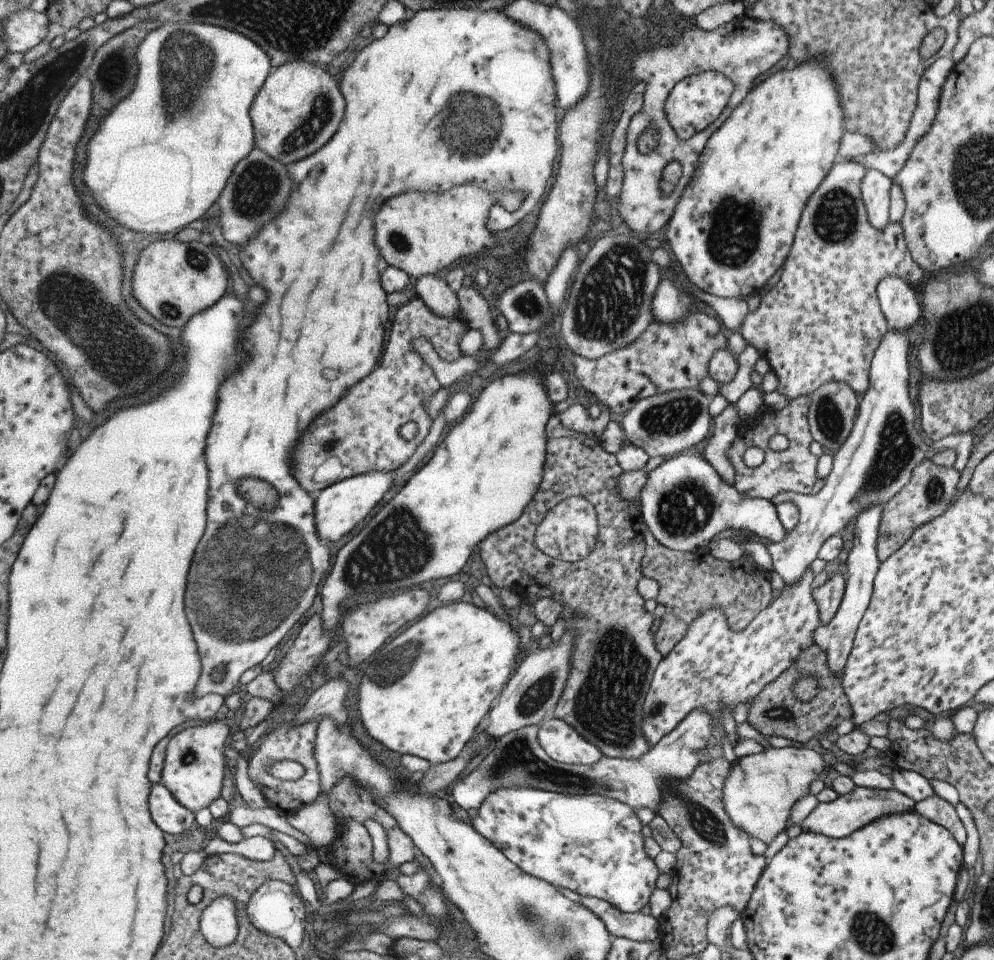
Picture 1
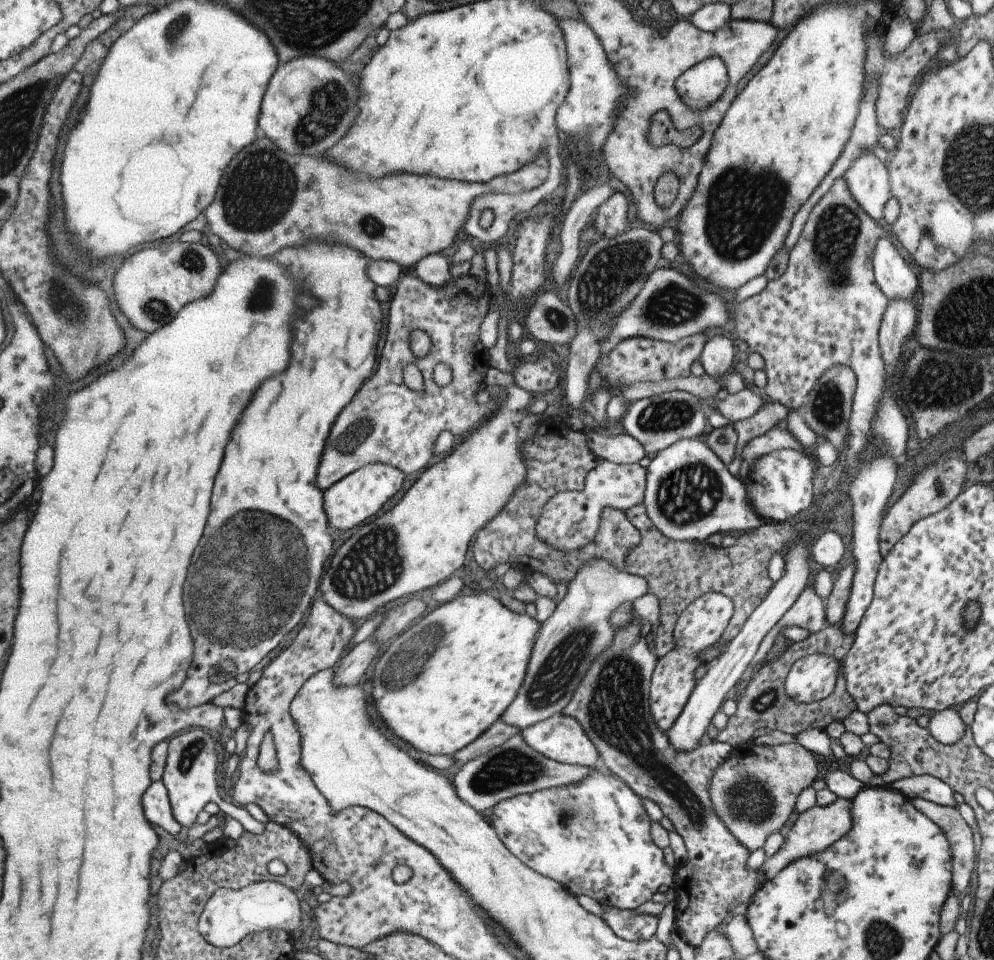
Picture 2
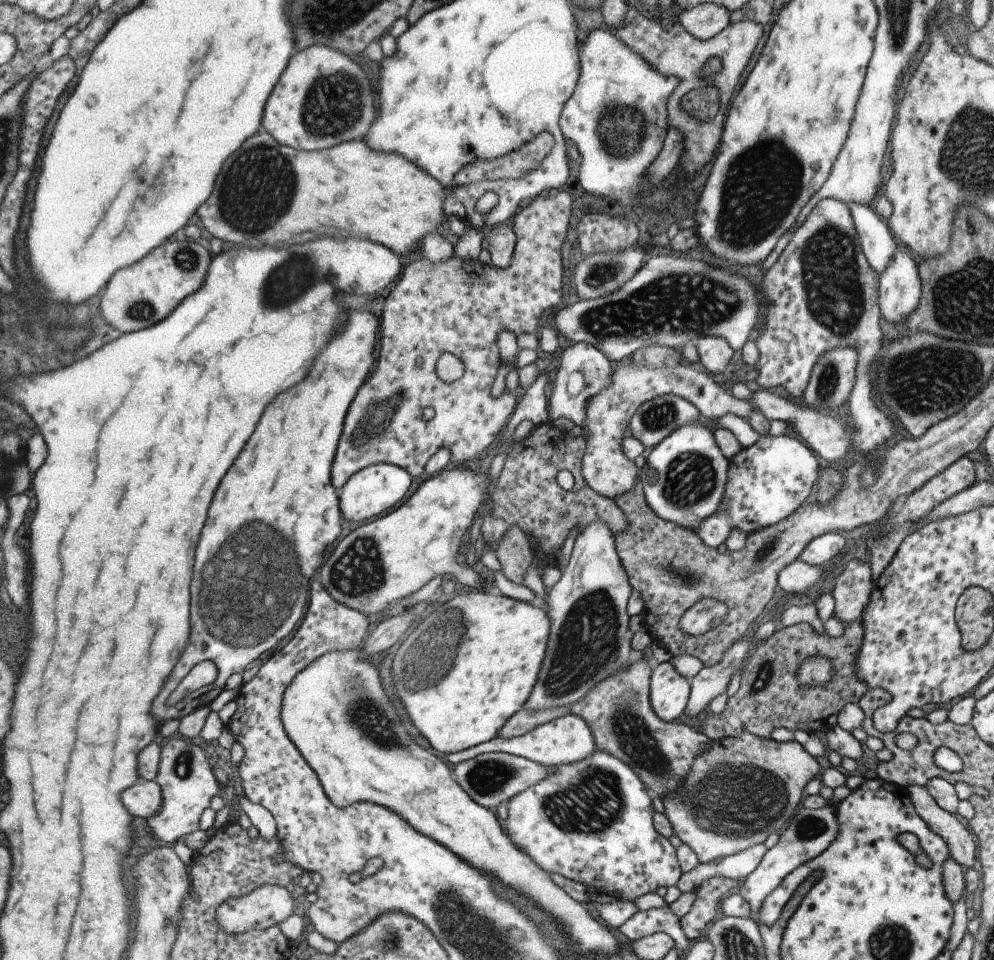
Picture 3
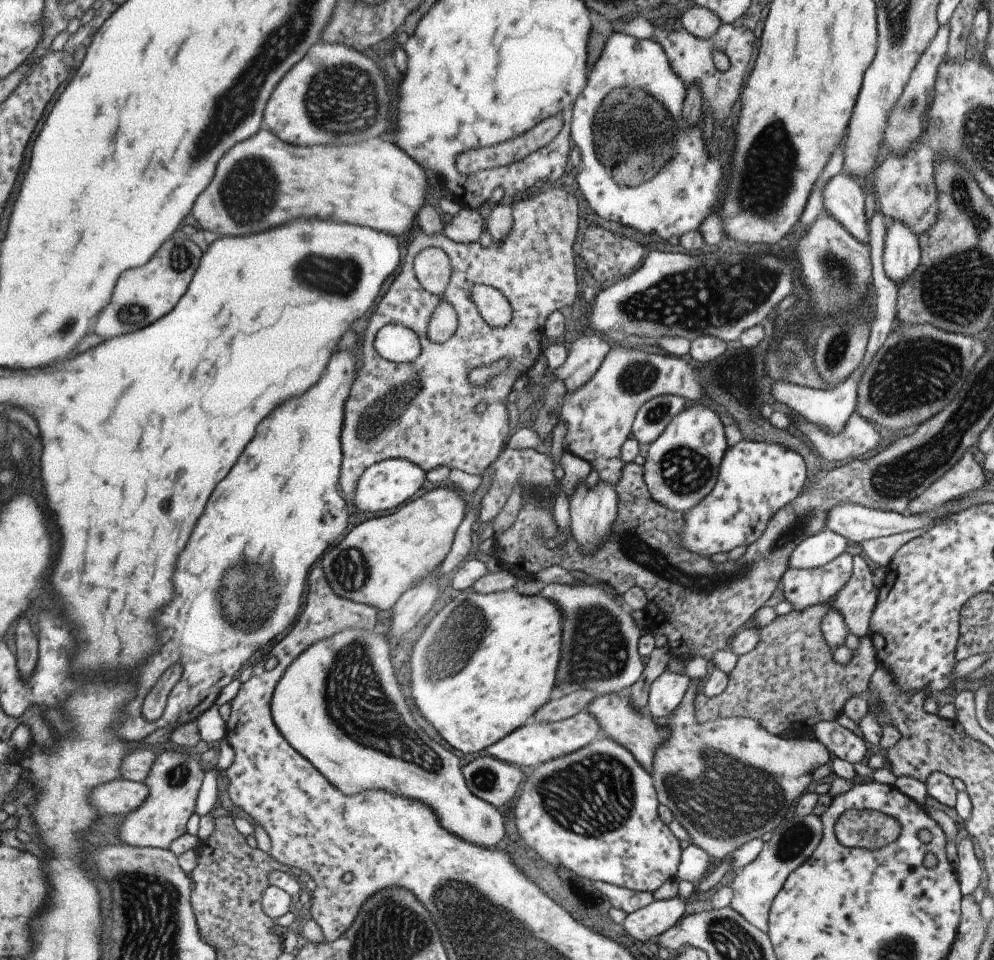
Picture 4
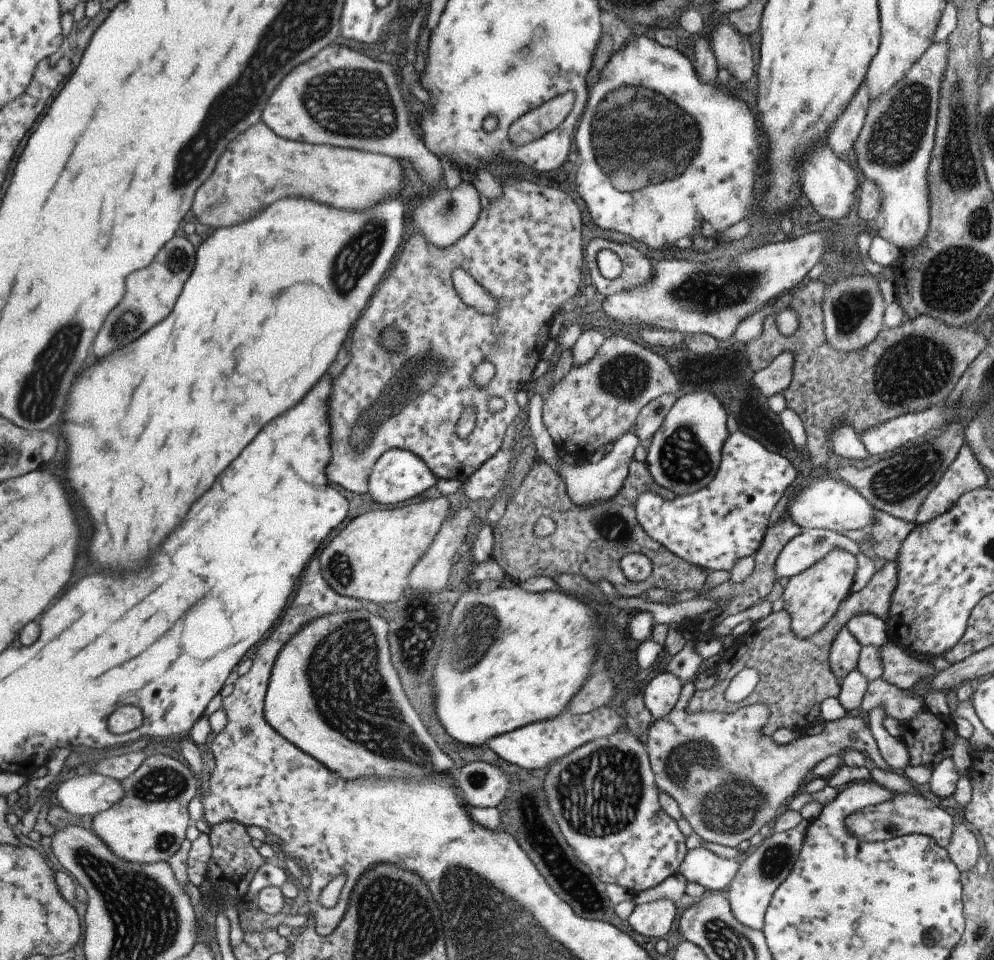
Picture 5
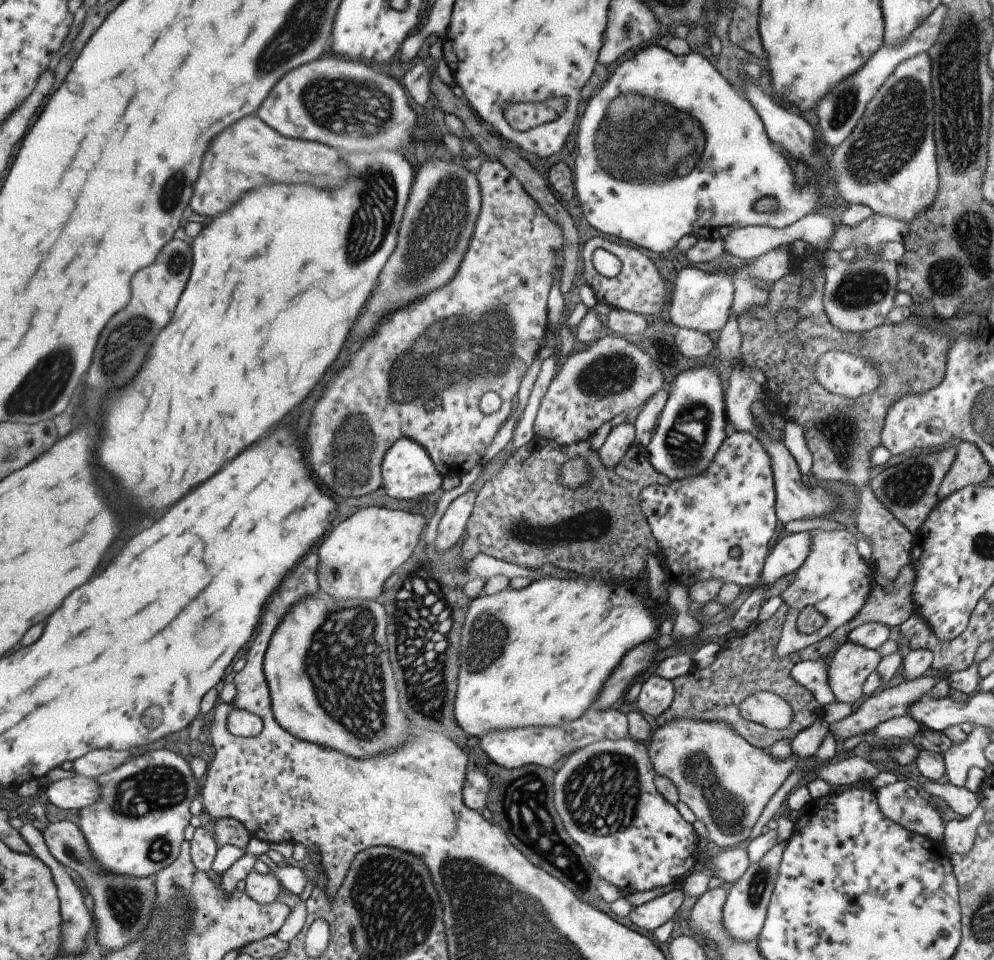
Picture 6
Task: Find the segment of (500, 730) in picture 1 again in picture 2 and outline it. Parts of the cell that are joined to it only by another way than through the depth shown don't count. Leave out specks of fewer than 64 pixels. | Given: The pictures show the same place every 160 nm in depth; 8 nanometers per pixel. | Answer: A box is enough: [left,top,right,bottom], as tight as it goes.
[499,558,647,731]

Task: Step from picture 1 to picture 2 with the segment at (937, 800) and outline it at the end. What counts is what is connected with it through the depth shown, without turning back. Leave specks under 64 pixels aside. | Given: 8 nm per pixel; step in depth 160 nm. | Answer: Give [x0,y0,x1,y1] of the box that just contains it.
[910,798,976,896]

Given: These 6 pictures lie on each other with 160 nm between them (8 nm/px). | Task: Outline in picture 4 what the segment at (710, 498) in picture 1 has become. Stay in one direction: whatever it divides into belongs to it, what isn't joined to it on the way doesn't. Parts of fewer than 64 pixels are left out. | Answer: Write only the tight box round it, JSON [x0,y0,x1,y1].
[641,403,727,514]

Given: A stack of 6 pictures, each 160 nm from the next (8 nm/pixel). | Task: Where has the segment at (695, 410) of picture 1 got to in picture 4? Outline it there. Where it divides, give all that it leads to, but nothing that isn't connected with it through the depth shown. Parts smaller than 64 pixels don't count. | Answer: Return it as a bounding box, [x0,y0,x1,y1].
[630,395,686,444]

